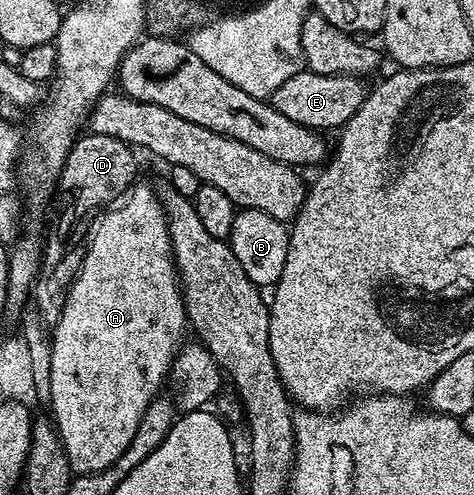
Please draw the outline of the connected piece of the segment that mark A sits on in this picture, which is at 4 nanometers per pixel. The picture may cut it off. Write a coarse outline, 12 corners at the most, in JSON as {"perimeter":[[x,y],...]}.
{"perimeter":[[133,186],[54,324],[50,415],[114,465],[189,326],[168,220]]}

